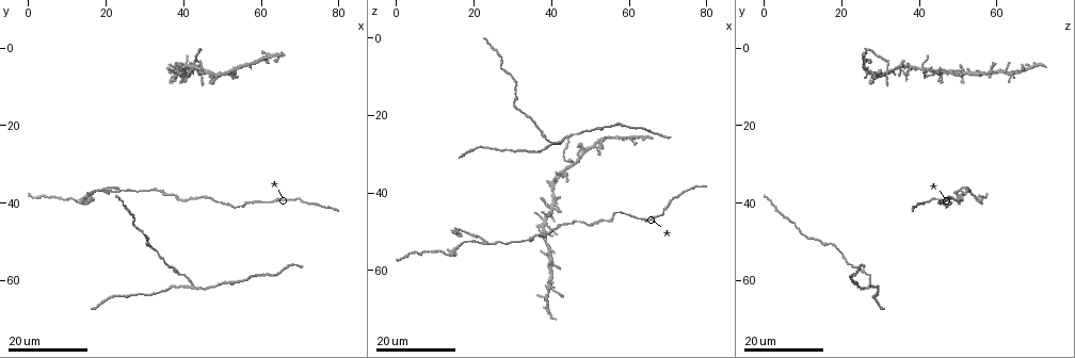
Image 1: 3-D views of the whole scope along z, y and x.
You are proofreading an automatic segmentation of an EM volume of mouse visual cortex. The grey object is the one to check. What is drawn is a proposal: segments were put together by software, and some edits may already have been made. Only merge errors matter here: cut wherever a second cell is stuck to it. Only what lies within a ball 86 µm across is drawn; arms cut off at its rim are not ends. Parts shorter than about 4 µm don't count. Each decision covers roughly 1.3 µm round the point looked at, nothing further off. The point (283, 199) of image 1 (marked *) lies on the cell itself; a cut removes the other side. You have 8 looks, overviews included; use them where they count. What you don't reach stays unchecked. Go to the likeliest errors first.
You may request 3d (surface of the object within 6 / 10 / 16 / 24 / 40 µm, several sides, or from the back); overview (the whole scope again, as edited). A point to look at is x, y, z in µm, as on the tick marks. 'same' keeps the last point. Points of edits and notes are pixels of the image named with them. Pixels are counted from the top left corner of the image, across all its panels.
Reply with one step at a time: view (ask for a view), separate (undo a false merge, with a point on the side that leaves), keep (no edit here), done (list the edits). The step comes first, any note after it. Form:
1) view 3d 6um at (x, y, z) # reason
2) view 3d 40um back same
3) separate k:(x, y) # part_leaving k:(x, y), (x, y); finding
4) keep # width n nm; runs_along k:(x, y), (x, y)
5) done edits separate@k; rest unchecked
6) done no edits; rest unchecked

view 3d 16um at (45.5, 6.5, 32.0) # thin arm on a thick one

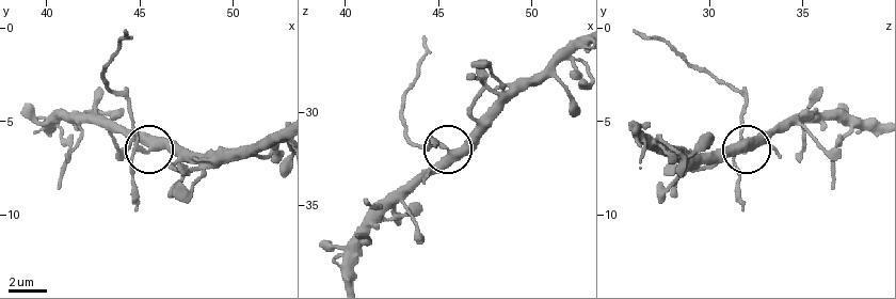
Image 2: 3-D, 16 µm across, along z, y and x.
view 3d 10um at (45.5, 6.6, 32.2)

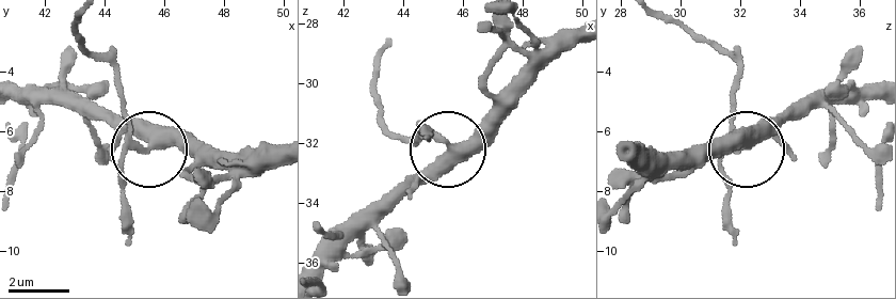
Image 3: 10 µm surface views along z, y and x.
separate 3:(118, 80) # width 300 nm; part_leaving 3:(128, 122), (117, 78), (84, 50), (75, 27), (80, 19); a second cell is stuck on

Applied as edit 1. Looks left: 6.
view 3d 24um at (23.5, 36.5, 52.5) # side arm on a straight run

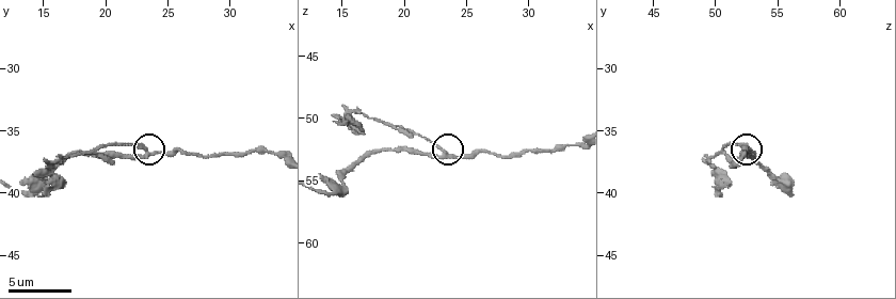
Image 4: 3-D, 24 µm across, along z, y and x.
view 3d 10um at (23.4, 37.0, 52.8) # closer look

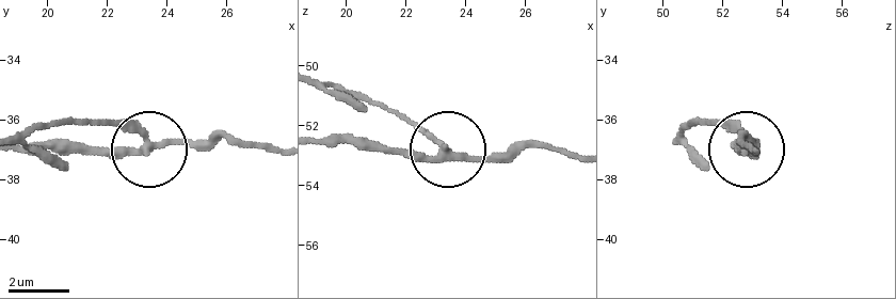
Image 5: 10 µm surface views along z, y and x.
separate 5:(117, 124) # width 210 nm; part_leaving 5:(146, 146), (115, 126), (24, 134); two cells meet here

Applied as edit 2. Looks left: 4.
view 3d 16um at (13.6, 40.0, 55.8) # thick turns thin

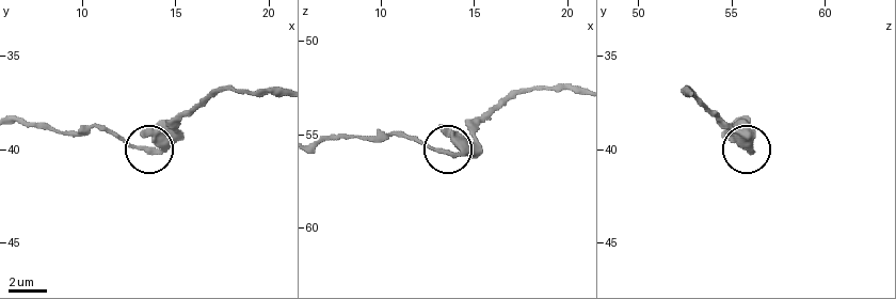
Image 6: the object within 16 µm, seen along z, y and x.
keep # width 350 nm; all the same cell

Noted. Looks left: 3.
view 3d 24um at (40.5, 5.5, 38.0) # four-way junction

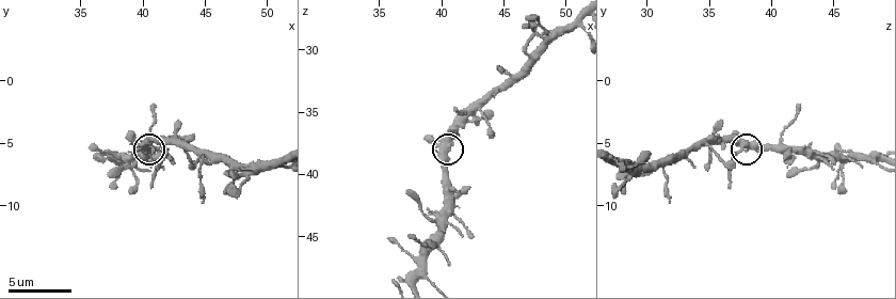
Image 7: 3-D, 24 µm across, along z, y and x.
view 3d 10um at (40.4, 5.2, 37.6) # closer look

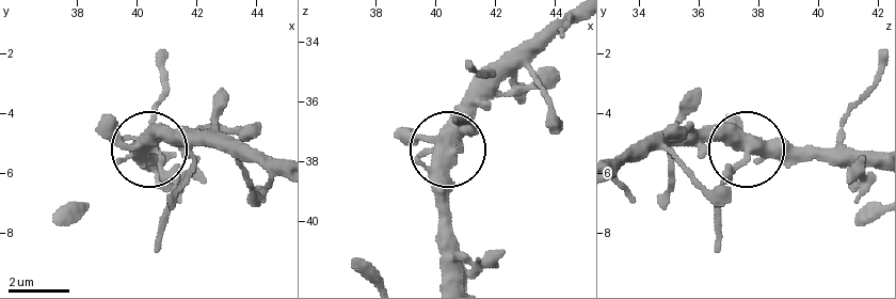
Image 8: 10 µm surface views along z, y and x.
keep # arms 4; runs_along 8:(442, 280), (442, 173), (467, 120); continuous, no second cell

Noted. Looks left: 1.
done edits separate@3, separate@5; rest unchecked

